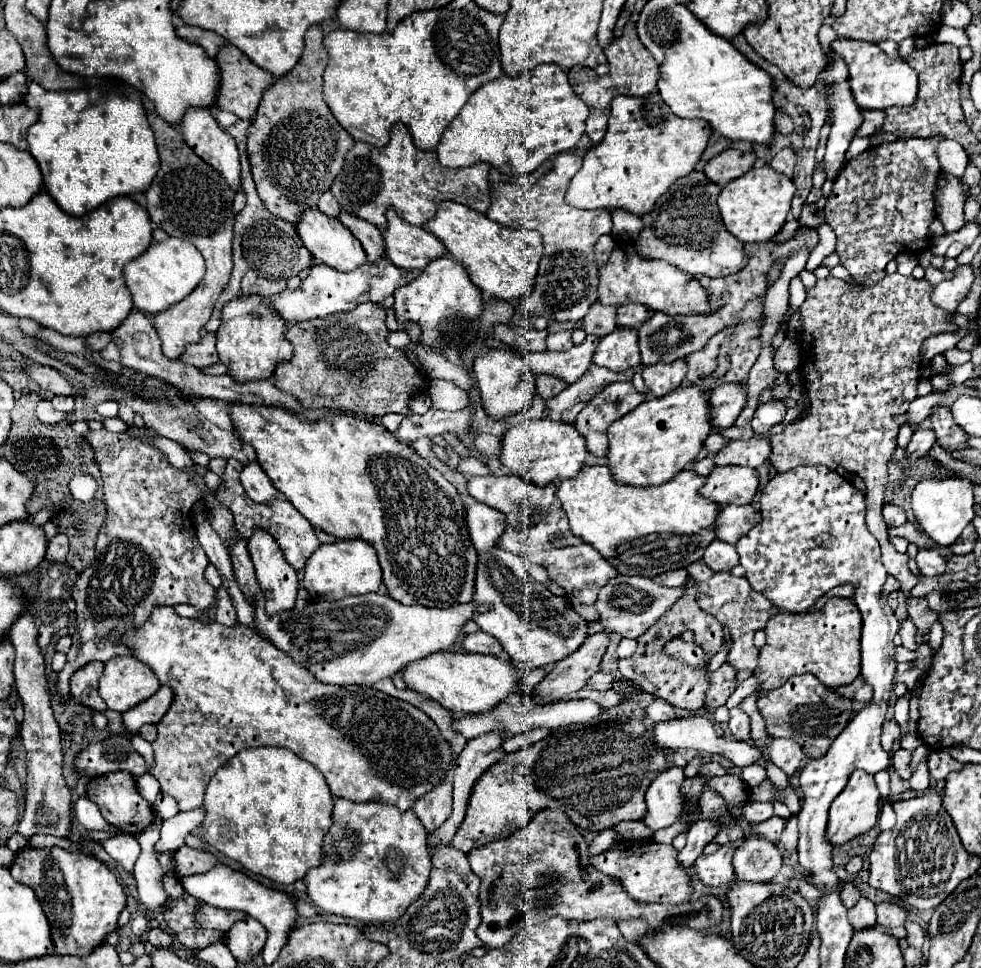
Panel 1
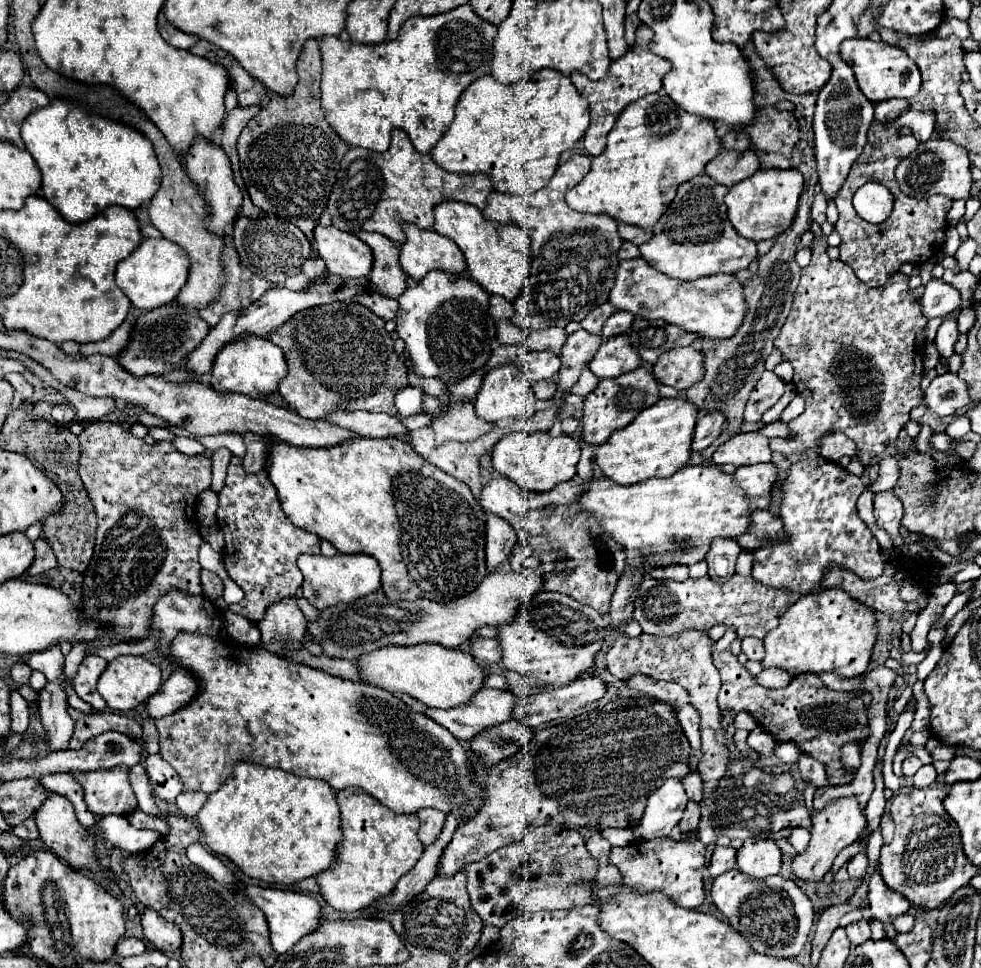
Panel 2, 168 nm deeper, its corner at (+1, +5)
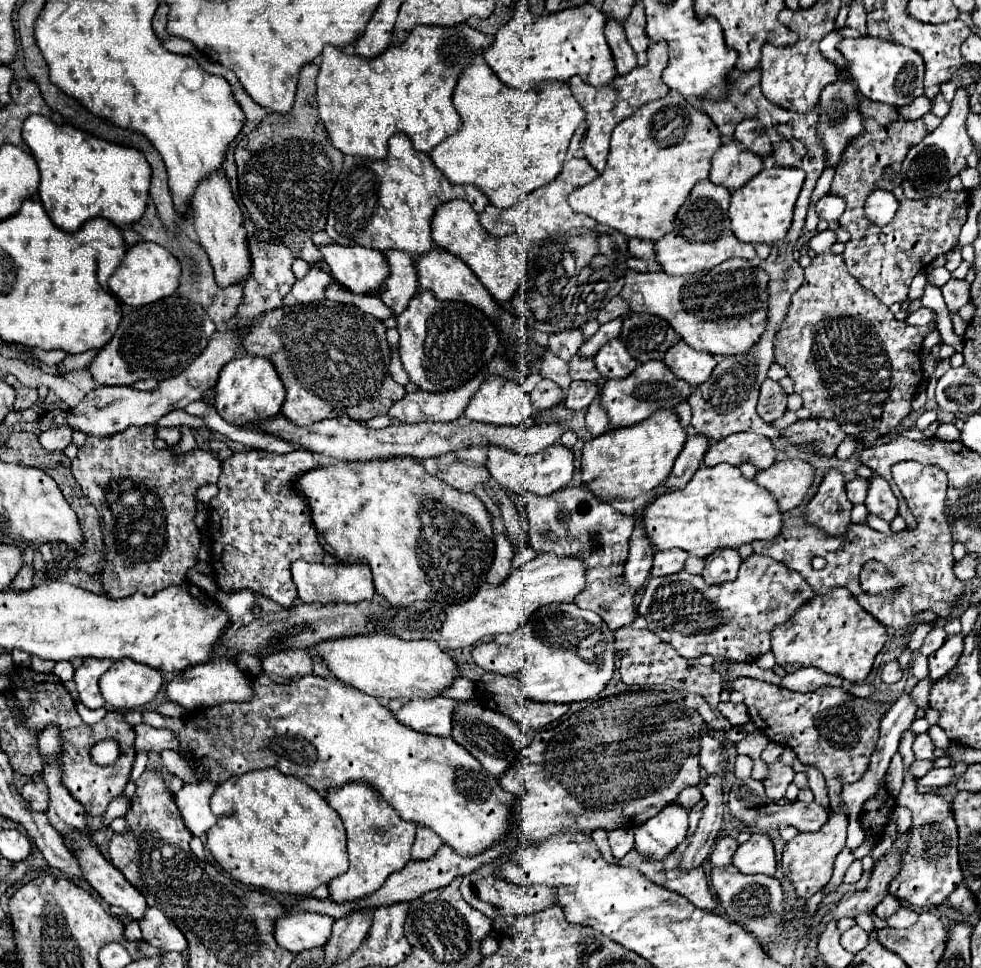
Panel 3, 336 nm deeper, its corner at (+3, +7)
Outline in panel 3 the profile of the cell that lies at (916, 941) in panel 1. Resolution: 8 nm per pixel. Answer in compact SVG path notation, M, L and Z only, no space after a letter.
M900 907L898 913L894 913L890 919L888 919L888 927L910 927L914 921L916 921L916 913L908 907Z

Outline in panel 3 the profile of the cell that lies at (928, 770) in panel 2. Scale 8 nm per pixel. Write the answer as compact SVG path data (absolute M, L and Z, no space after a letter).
M934 769L928 775L920 777L920 787L922 789L940 789L948 787L954 781L954 769Z

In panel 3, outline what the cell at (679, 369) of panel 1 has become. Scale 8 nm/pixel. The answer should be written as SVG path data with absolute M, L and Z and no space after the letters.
M678 341L674 347L668 349L664 363L674 371L676 377L688 381L690 385L700 385L710 377L718 359L710 353L694 351L684 341Z

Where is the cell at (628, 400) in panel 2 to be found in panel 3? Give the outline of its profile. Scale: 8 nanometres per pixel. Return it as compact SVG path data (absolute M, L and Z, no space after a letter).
M646 361L638 365L630 377L608 379L600 393L600 399L602 407L610 417L610 423L614 427L628 427L648 419L658 409L674 409L678 403L686 401L690 393L694 393L694 387L674 377L674 373L664 365L664 361Z

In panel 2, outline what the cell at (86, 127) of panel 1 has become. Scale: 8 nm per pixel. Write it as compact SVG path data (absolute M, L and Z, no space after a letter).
M54 99L22 123L26 149L42 171L44 199L70 223L82 223L110 205L136 209L160 187L160 165L152 143L140 131L90 113L82 103Z

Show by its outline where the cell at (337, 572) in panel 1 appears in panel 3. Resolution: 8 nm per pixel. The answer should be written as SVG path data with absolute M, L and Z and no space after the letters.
M292 563L292 581L296 583L298 597L302 603L360 603L370 601L374 597L372 571L366 565L324 565L324 563Z

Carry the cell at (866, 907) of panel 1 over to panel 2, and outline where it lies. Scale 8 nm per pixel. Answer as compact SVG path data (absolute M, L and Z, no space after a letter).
M860 919L860 921L854 921L846 927L846 935L850 939L852 945L858 945L858 943L864 943L866 939L870 939L870 921L866 919Z

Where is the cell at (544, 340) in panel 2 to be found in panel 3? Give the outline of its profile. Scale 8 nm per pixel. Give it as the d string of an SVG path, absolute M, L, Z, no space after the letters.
M568 329L562 333L554 333L548 339L548 349L558 355L564 361L570 361L570 357L576 355L580 345L584 343L584 335L580 329Z

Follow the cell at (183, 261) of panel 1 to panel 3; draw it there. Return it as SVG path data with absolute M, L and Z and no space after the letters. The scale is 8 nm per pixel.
M140 241L136 245L132 245L126 251L120 267L108 279L110 291L124 305L130 305L130 307L142 307L142 305L158 301L158 299L170 297L178 289L178 283L180 283L180 263L178 263L178 259L170 251L166 251L164 247L150 243L150 241Z

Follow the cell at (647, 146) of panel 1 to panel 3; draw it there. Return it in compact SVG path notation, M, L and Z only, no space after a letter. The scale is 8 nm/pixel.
M670 93L664 99L644 105L632 117L626 117L616 125L616 129L612 131L610 155L604 173L600 173L596 181L576 189L568 197L570 207L576 213L584 213L598 223L620 231L626 237L658 241L666 233L670 233L670 229L674 229L674 217L690 195L690 189L698 181L708 179L712 157L720 149L720 145L720 131L714 121L692 103L688 103L682 95Z

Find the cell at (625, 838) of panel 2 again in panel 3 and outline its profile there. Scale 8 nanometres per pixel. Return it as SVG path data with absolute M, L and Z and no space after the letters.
M616 829L608 833L608 841L612 847L612 855L616 861L620 861L634 845L634 835L632 829Z

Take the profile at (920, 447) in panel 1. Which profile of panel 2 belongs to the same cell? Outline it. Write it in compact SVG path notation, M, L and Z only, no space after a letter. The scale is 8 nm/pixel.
M884 457L880 461L880 477L878 477L878 481L870 483L870 489L876 493L888 491L896 485L898 477L900 477L898 475L898 457Z

